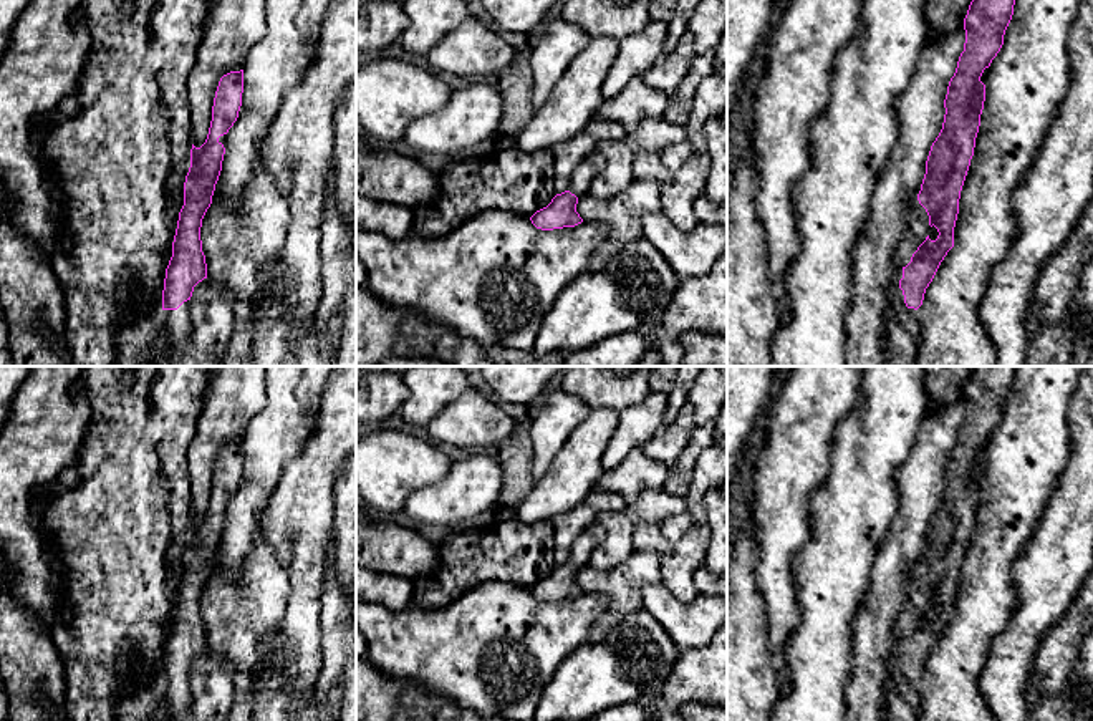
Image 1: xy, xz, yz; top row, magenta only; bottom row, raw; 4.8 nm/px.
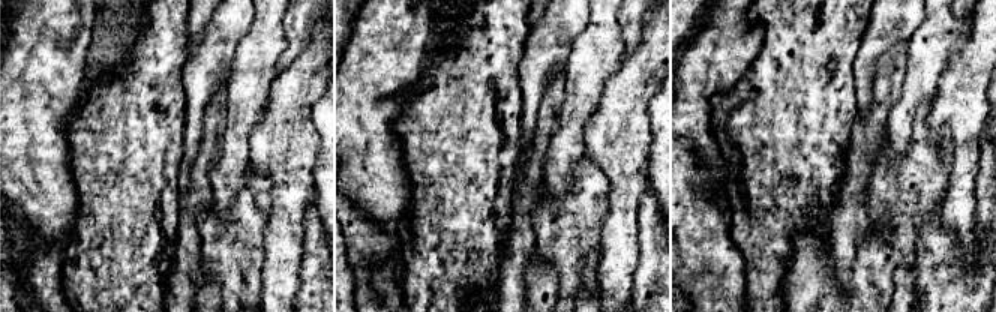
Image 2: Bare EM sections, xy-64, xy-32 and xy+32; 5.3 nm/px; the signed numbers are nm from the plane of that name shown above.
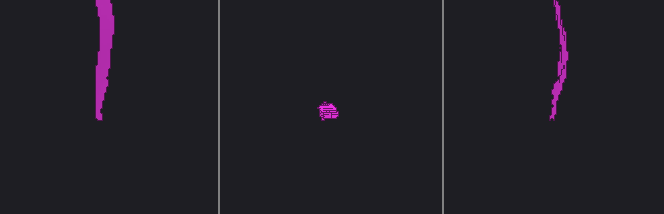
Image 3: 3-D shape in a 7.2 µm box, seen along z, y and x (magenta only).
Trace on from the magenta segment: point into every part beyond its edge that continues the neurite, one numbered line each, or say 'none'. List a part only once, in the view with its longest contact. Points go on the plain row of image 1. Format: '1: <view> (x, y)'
1: yz (903, 700)

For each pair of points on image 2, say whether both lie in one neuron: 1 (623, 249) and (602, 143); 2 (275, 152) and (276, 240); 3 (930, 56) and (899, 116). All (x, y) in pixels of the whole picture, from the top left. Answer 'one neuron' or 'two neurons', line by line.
1: one neuron
2: one neuron
3: one neuron

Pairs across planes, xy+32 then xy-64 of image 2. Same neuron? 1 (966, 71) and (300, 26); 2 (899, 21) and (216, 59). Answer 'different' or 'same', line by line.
1: different
2: same

